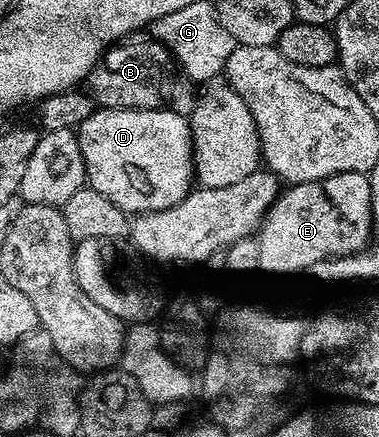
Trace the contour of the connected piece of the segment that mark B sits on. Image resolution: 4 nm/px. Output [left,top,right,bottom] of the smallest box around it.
[86,37,170,111]

